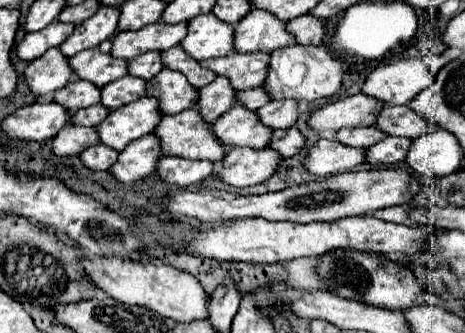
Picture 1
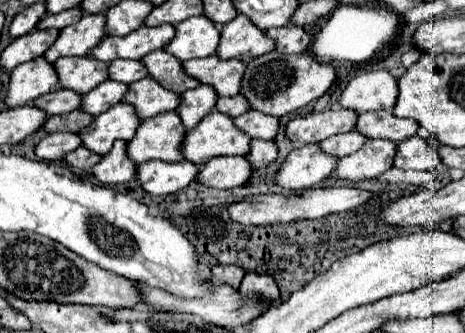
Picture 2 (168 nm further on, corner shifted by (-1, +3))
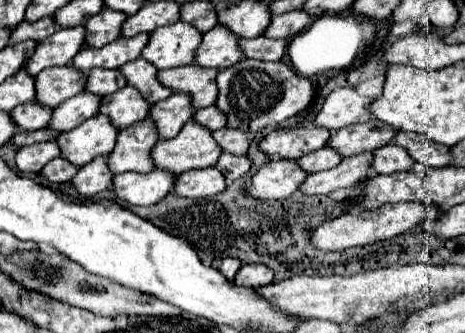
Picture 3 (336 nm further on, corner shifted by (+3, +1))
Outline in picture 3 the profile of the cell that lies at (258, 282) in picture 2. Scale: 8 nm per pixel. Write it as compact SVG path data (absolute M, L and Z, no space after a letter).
M242 265L242 269L236 273L234 283L238 287L262 287L262 285L270 285L274 279L272 269L268 269L266 265Z

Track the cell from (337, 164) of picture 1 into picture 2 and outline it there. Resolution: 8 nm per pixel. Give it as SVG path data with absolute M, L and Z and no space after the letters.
M300 145L288 153L274 175L274 183L288 191L310 189L334 171L336 161L336 157L320 151L318 145Z

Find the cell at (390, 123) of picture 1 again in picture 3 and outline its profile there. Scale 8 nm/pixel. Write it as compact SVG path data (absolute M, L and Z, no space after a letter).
M370 119L360 125L348 125L332 133L328 145L336 147L336 151L340 151L342 157L348 157L352 153L374 151L378 147L384 147L392 141L392 135L396 133L398 133L396 127L384 125L378 119Z

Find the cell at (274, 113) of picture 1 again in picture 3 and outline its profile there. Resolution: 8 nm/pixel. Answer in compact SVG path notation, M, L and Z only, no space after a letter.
M222 127L218 131L214 131L214 139L220 143L220 147L224 151L230 151L234 155L246 155L250 149L250 135L248 131L242 129L234 129L234 127Z

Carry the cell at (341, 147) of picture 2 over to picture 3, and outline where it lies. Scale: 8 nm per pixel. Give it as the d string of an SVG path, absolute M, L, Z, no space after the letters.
M328 145L298 159L300 167L304 167L304 171L308 171L308 173L316 173L316 171L324 171L324 169L336 167L340 161L342 161L340 153L336 149L332 149L332 147L328 147Z

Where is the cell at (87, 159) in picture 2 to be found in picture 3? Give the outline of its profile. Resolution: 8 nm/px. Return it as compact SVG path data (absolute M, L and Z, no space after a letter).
M56 157L52 159L44 169L42 169L42 175L52 181L52 183L66 183L70 181L76 173L78 173L78 165L72 165L68 159L64 157Z

